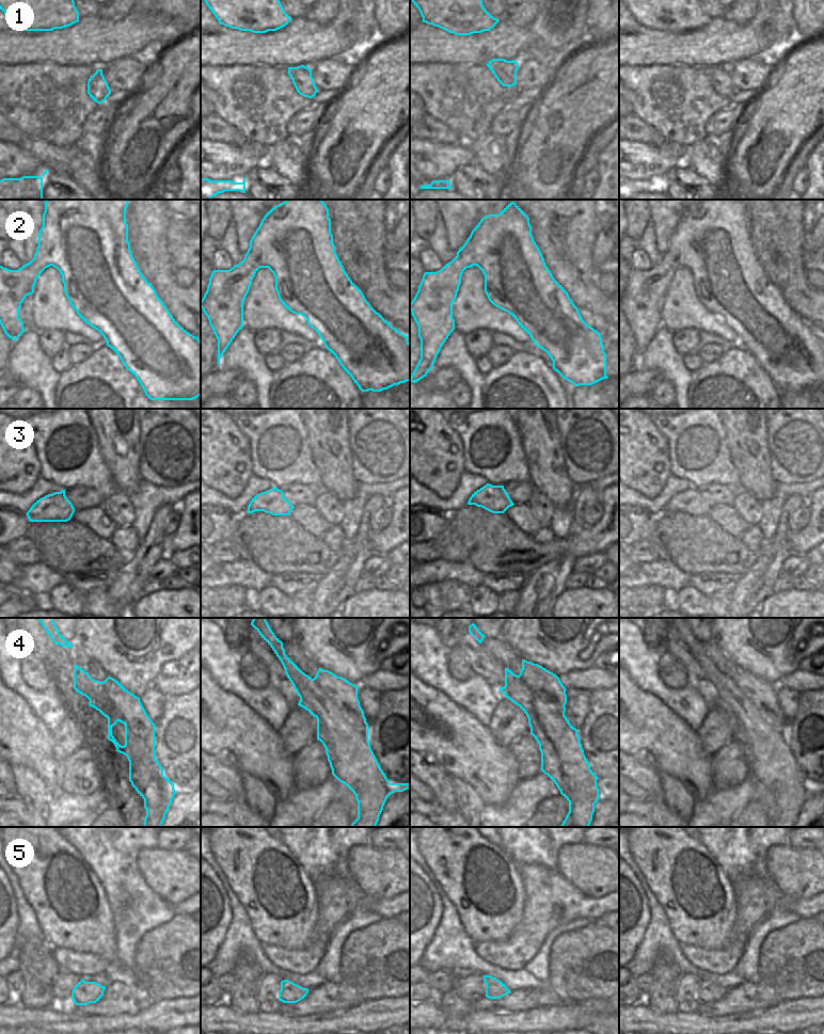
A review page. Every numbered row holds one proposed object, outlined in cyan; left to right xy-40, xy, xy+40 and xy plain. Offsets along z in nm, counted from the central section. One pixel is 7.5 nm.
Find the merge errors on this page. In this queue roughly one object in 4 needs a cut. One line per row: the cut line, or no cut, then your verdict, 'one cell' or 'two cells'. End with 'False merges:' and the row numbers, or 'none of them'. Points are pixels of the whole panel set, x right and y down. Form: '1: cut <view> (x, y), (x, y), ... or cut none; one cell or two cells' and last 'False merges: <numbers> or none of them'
1: cut none; one cell
2: cut none; one cell
3: cut none; one cell
4: cut none; one cell
5: cut none; one cell
False merges: none of them

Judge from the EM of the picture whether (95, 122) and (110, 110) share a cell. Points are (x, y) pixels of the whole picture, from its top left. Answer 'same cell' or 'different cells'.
same cell

